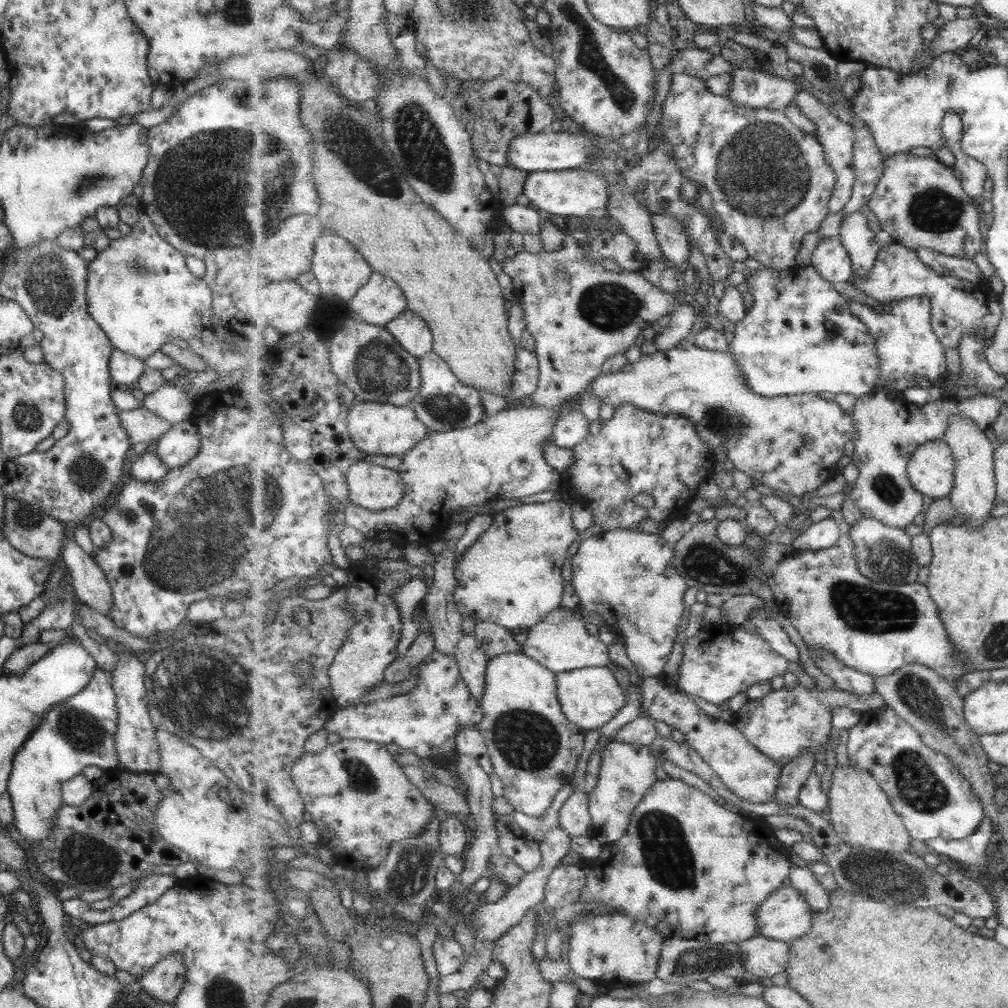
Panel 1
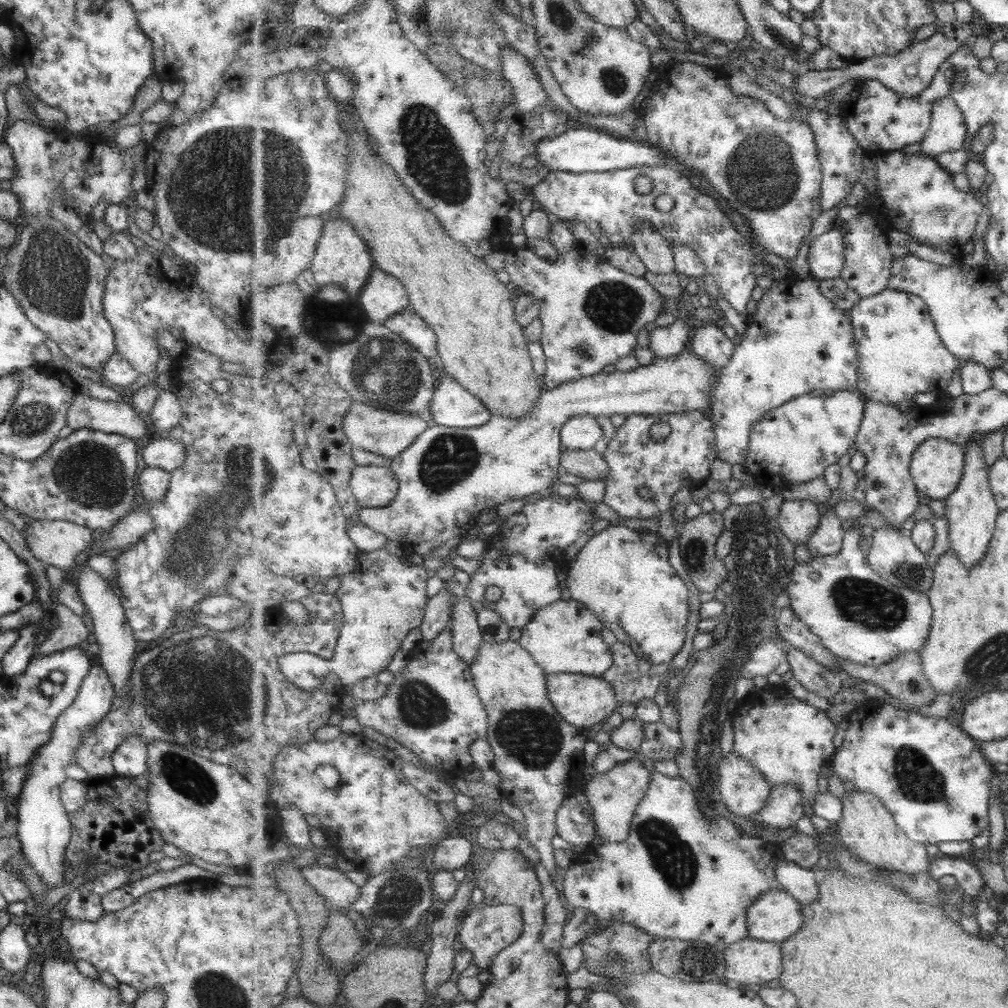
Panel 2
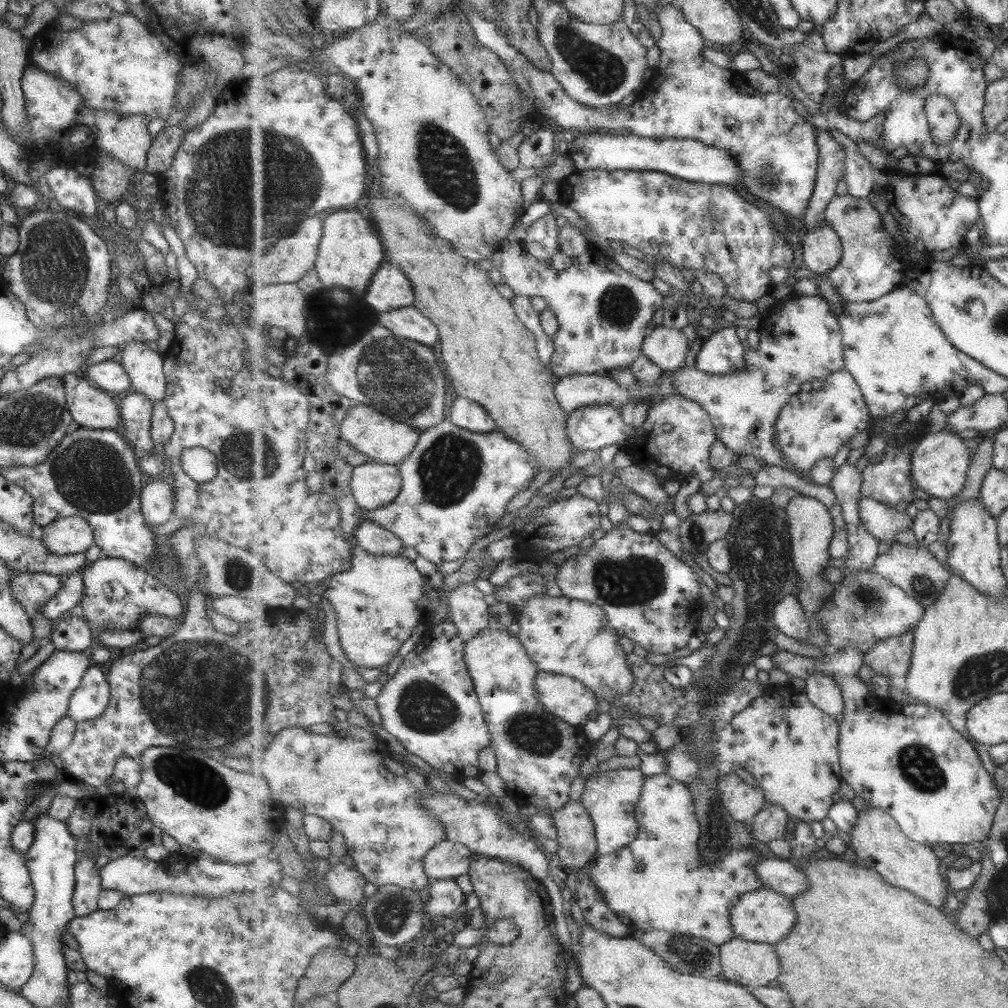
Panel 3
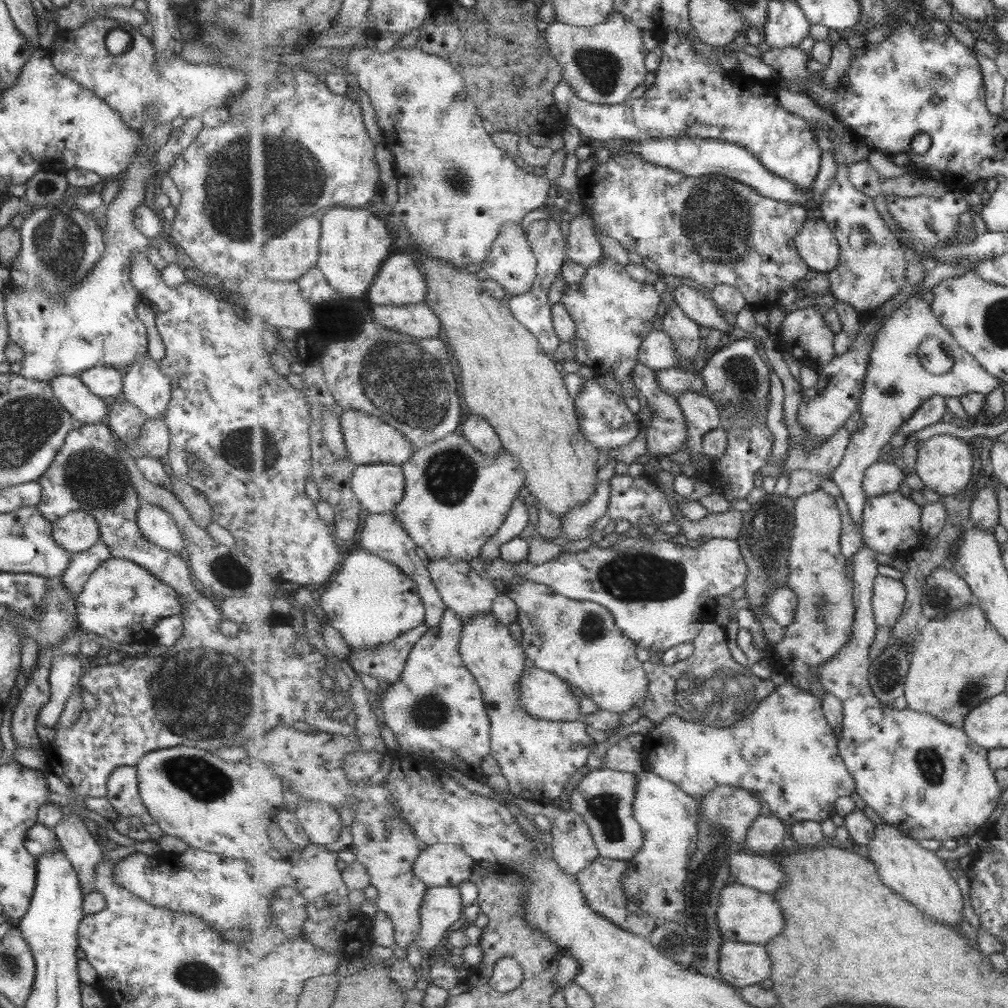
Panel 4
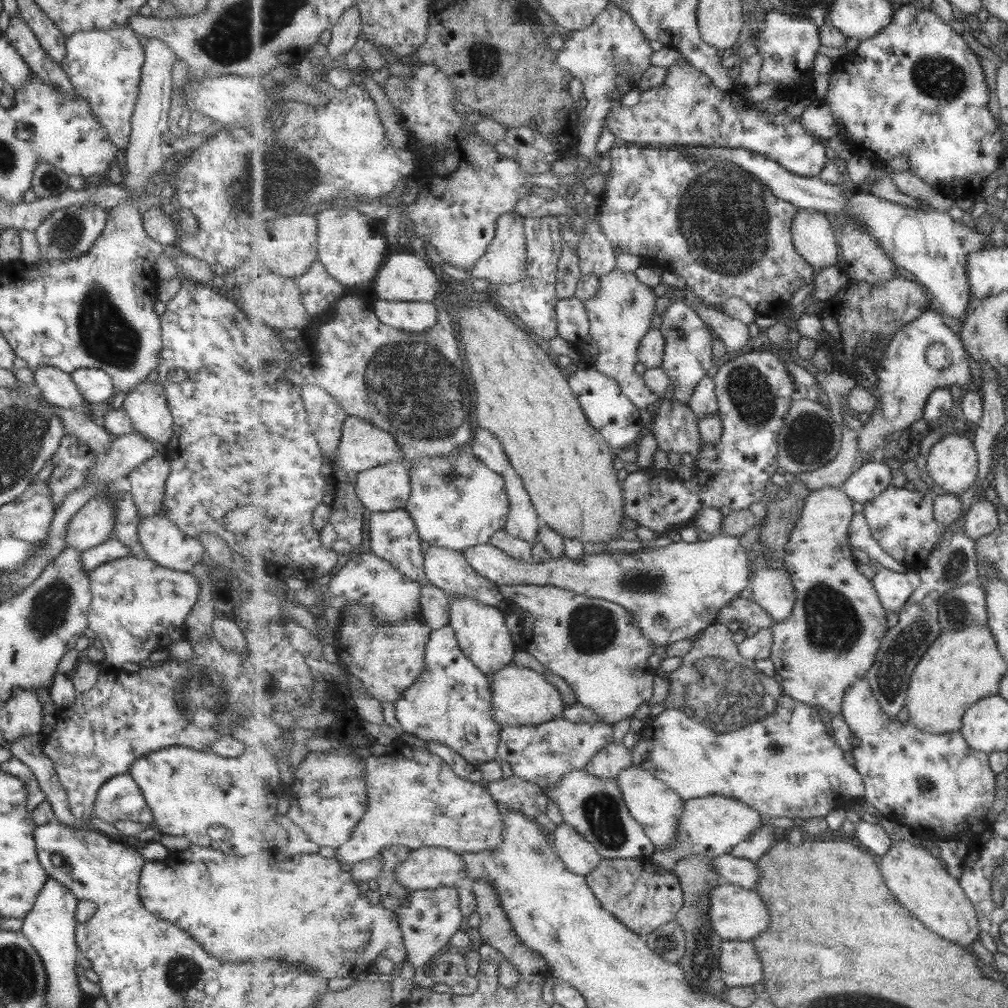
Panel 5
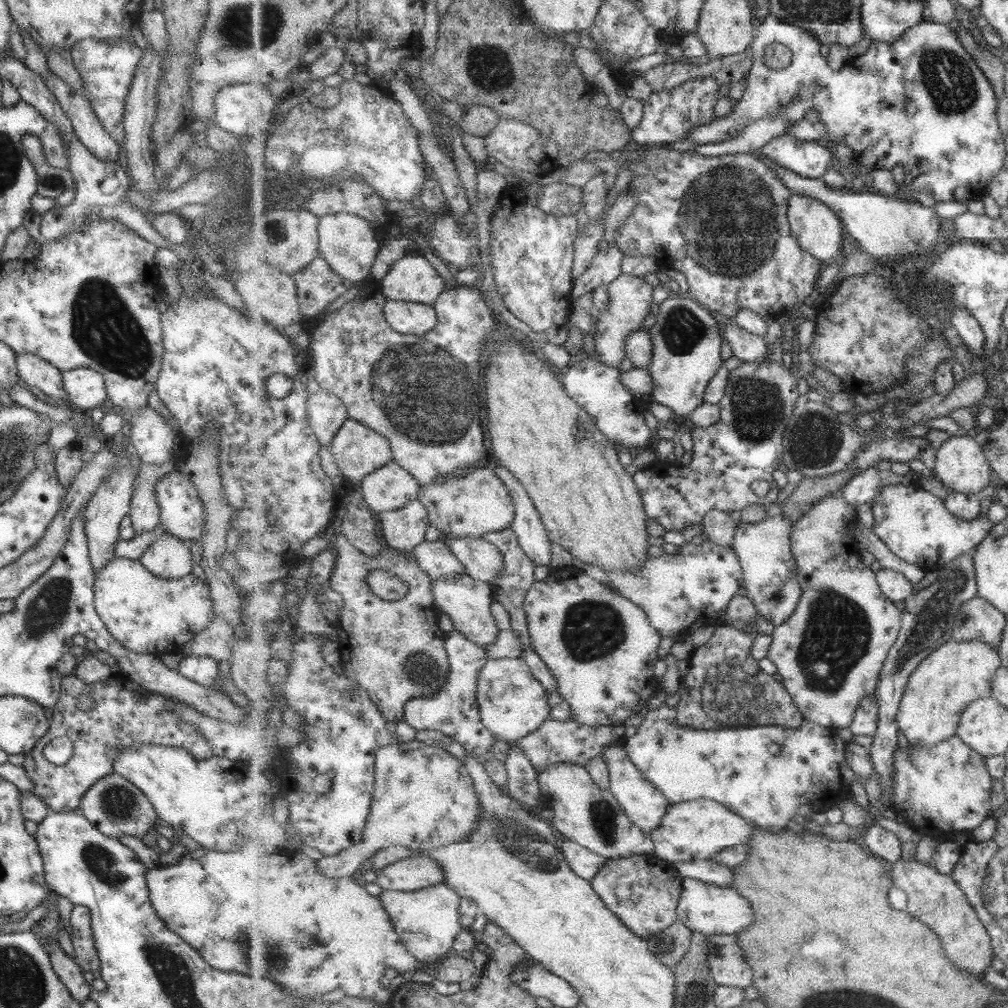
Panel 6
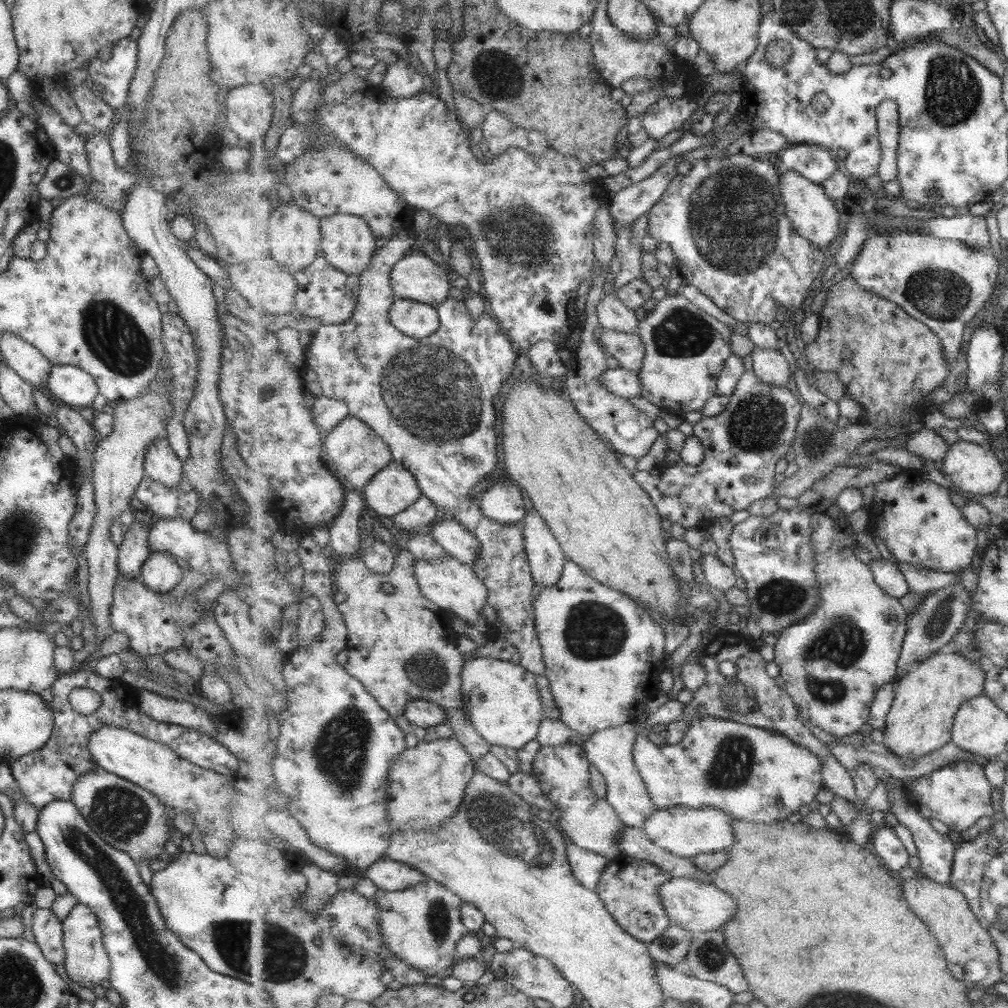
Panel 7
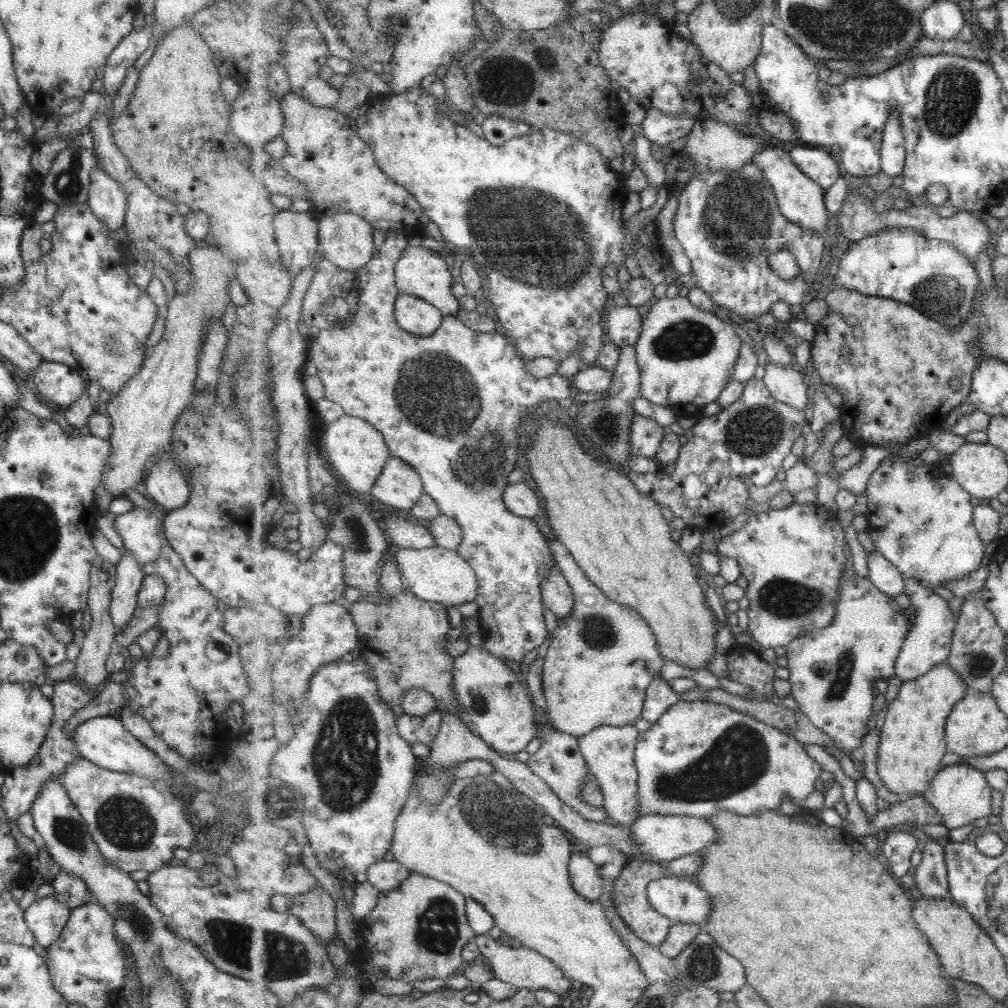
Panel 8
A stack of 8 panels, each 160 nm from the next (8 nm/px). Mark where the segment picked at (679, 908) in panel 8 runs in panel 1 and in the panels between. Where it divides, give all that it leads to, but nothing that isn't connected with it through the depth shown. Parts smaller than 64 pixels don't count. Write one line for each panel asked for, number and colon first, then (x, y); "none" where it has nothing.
1: (786, 915)
2: (776, 916)
3: (763, 915)
4: (746, 914)
5: (738, 914)
6: (710, 909)
7: (697, 906)

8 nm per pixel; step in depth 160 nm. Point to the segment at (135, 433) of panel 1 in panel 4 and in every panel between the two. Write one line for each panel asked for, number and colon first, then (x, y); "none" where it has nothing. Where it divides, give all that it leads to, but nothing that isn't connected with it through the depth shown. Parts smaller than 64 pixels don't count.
2: (119, 418)
3: (88, 407)
4: (87, 408)

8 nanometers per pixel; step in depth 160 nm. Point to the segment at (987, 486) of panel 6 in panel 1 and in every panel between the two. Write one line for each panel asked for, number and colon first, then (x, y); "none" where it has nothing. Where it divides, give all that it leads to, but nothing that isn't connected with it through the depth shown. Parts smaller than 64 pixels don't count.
1: (932, 469)
2: (938, 466)
3: (940, 463)
4: (945, 464)
5: (953, 462)

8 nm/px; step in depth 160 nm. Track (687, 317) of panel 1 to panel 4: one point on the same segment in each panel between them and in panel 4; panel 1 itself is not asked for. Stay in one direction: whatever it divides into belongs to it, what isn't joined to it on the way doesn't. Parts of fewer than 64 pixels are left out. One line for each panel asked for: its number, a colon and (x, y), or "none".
2: (666, 342)
3: (668, 348)
4: (658, 352)

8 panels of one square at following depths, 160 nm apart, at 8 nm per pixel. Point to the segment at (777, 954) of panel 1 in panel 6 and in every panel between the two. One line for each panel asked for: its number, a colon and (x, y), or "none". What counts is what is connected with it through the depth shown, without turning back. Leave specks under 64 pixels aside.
2: (752, 963)
3: (753, 964)
4: (742, 964)
5: (741, 966)
6: (729, 967)

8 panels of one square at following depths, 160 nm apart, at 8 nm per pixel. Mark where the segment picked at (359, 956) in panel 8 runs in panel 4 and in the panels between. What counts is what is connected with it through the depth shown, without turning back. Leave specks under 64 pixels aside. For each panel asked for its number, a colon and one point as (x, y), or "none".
4: (442, 911)
5: (430, 918)
6: (428, 920)
7: (423, 926)

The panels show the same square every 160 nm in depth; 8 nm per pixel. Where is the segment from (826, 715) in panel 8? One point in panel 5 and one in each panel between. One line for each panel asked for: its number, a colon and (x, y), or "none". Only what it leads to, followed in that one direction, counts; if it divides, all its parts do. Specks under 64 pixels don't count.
5: (831, 640)
6: (830, 653)
7: (832, 662)

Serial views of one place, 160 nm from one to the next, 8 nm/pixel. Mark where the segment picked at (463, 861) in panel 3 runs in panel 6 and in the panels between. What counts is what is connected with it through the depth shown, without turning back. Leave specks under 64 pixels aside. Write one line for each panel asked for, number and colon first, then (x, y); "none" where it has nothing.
4: (440, 864)
5: (432, 867)
6: (414, 873)

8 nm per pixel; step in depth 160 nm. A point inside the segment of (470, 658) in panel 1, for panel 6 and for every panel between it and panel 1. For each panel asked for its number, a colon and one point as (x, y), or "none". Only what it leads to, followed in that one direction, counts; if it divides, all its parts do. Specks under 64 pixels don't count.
2: (468, 638)
3: (468, 610)
4: (464, 590)
5: (450, 570)
6: (436, 557)

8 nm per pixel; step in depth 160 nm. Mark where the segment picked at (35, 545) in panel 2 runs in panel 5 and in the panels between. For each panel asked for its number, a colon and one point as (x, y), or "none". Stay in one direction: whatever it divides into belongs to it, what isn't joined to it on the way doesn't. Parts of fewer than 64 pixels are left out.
3: (71, 535)
4: (76, 531)
5: (92, 524)

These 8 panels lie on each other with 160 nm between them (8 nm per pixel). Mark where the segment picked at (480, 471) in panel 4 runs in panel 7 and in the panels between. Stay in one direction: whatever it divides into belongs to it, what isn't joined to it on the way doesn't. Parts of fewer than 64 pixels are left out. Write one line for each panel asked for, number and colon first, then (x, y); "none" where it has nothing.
5: (457, 502)
6: (471, 503)
7: (506, 503)

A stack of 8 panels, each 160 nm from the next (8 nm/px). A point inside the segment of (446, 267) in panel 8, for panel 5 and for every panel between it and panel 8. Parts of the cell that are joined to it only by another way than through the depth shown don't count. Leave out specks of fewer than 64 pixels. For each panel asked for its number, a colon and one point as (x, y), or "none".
5: (404, 277)
6: (413, 279)
7: (416, 277)

